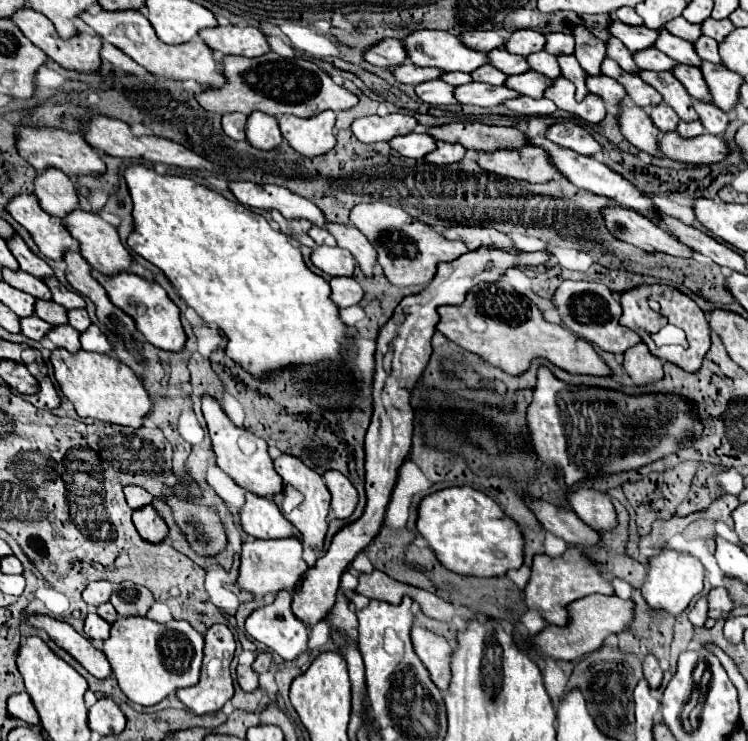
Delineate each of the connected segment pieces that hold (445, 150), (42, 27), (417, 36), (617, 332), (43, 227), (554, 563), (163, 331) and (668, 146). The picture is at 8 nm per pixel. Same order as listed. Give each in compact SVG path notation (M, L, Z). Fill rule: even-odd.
M437 142L437 148L425 156L427 162L431 164L451 164L459 162L465 156L465 150L461 144L449 144L449 142Z
M23 6L19 8L11 20L19 26L19 30L37 46L41 48L51 60L55 60L57 64L65 66L65 68L73 68L73 70L79 70L79 72L95 72L99 68L99 50L101 50L101 40L87 34L87 32L79 32L75 38L69 38L69 40L63 40L59 38L55 26L51 24L51 20L47 20L43 14L31 10L29 6Z
M443 30L411 32L405 40L409 60L417 66L435 66L441 70L473 72L487 64L487 54L467 48L457 36Z
M565 280L555 292L555 304L561 312L563 326L573 330L573 334L577 334L579 338L583 338L591 344L597 344L605 352L623 354L625 350L629 350L631 346L641 342L641 338L633 330L619 324L619 318L621 318L619 298L615 298L615 294L611 290L607 290L607 286L603 286L603 284Z
M19 194L11 198L5 210L33 236L43 256L51 260L63 260L65 250L79 250L79 242L71 238L63 220L47 214L33 194Z
M571 546L571 548L567 548L565 554L561 554L557 558L551 558L545 554L533 558L531 580L525 588L525 602L529 608L537 608L549 624L567 626L567 622L569 622L567 606L583 596L589 596L589 594L611 596L611 594L615 594L615 590L613 590L611 582L601 576L599 566L583 554L583 550Z
M91 270L93 278L105 286L109 300L123 310L127 316L131 316L135 320L137 330L145 336L147 342L151 342L155 348L161 350L169 350L169 352L181 352L185 346L185 332L179 320L179 308L169 300L167 292L151 280L145 280L133 272L119 272L119 274L111 274L111 278L105 278L105 274L99 274L99 270Z
M667 132L661 134L659 148L667 158L689 164L715 164L729 156L729 146L723 142L723 138L711 134L685 140L677 132Z

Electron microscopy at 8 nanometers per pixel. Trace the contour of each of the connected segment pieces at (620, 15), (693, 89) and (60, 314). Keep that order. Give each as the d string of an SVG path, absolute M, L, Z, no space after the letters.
M621 8L615 12L615 18L623 24L629 24L629 26L641 26L643 24L643 18L639 18L639 14L633 10L633 8Z
M677 64L673 70L673 76L687 88L687 92L701 102L711 102L711 92L707 90L707 82L699 68Z
M37 300L35 304L35 314L49 322L51 326L63 326L67 324L67 310L63 310L63 306L55 304L55 302L45 302L45 300Z

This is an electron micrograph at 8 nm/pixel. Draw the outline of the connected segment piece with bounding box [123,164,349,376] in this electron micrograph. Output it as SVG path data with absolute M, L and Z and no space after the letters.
M131 164L125 168L123 172L125 176L125 182L127 182L127 188L129 188L129 194L131 194L131 200L133 200L133 220L135 220L135 230L129 234L127 238L127 246L143 256L147 262L155 264L165 276L167 280L177 288L179 296L205 320L205 322L211 322L211 324L217 324L225 336L227 336L227 350L225 354L229 358L233 358L235 362L239 362L247 372L251 372L253 376L265 376L267 370L279 370L283 366L289 366L289 364L319 364L323 360L333 360L333 362L341 362L341 348L343 344L347 342L347 326L341 322L339 318L339 308L333 304L333 300L329 298L329 284L327 280L323 280L321 276L313 274L305 262L303 262L303 256L299 252L299 248L283 234L283 232L277 232L269 226L269 222L261 216L261 214L255 214L251 212L249 208L243 208L243 204L239 202L231 202L227 200L225 196L197 184L195 180L191 178L185 178L185 176L173 176L173 174L157 174L153 168L145 168L143 164Z

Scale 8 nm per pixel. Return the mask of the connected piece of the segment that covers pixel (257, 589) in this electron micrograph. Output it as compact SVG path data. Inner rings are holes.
M299 536L291 538L277 538L277 540L257 540L247 538L243 542L243 554L241 554L241 568L239 568L239 584L243 590L255 594L255 596L267 596L271 592L295 588L297 580L305 574L307 564L301 558L303 546Z

